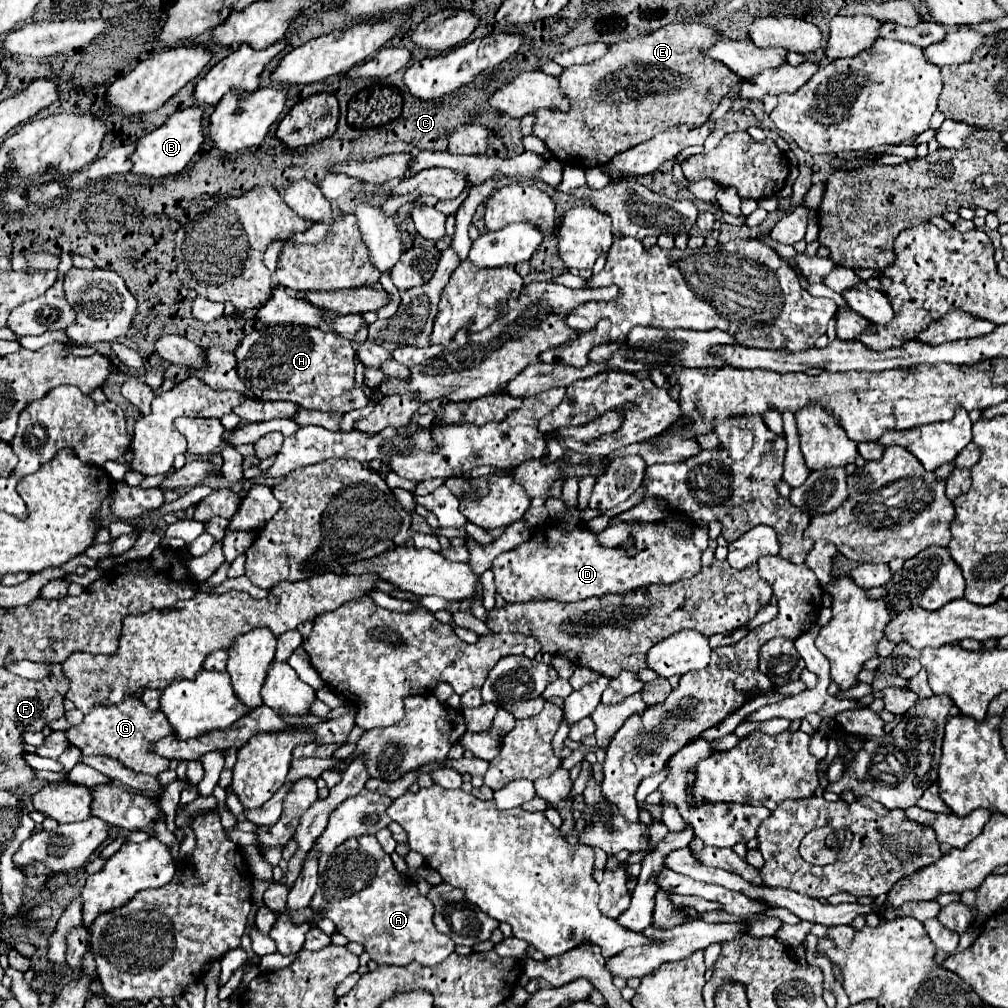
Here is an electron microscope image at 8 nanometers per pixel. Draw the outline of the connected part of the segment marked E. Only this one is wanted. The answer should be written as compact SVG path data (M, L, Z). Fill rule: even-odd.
M671 24L651 34L611 44L607 54L597 62L563 68L557 80L561 92L569 98L569 110L537 110L537 114L533 114L533 134L545 142L547 150L559 162L577 168L593 168L609 164L615 154L625 152L641 142L647 142L655 134L671 130L677 124L701 126L717 108L721 98L727 96L731 88L739 84L737 74L733 74L725 64L715 62L701 52L713 46L717 38L719 32L703 24Z

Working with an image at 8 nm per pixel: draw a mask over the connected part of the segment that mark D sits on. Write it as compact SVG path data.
M559 522L537 530L523 546L501 553L493 560L493 574L497 592L505 602L529 602L529 600L559 600L559 602L577 602L591 596L603 594L625 594L647 584L671 584L677 580L693 578L701 570L701 550L693 544L691 538L675 534L677 530L659 524L659 522L631 522L631 538L635 542L635 556L627 556L625 548L603 548L597 542L597 536L581 524L569 532Z

